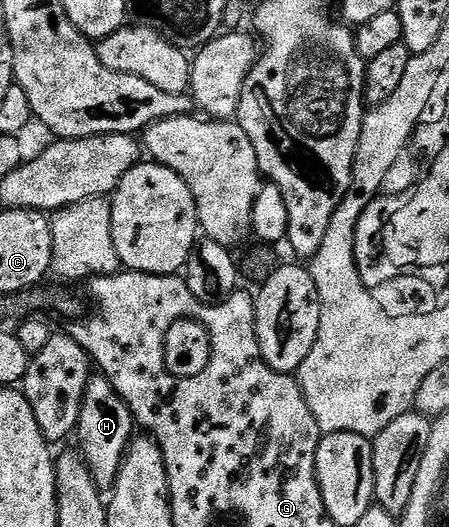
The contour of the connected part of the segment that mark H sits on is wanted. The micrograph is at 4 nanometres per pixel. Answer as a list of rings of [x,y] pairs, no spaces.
[[[93,375],[88,381],[75,435],[80,436],[79,455],[89,468],[90,476],[98,488],[101,490],[115,488],[118,470],[122,470],[122,462],[128,455],[128,445],[134,439],[134,421],[132,411],[128,409],[126,402],[122,402],[114,386],[110,386],[110,382],[102,375]]]

